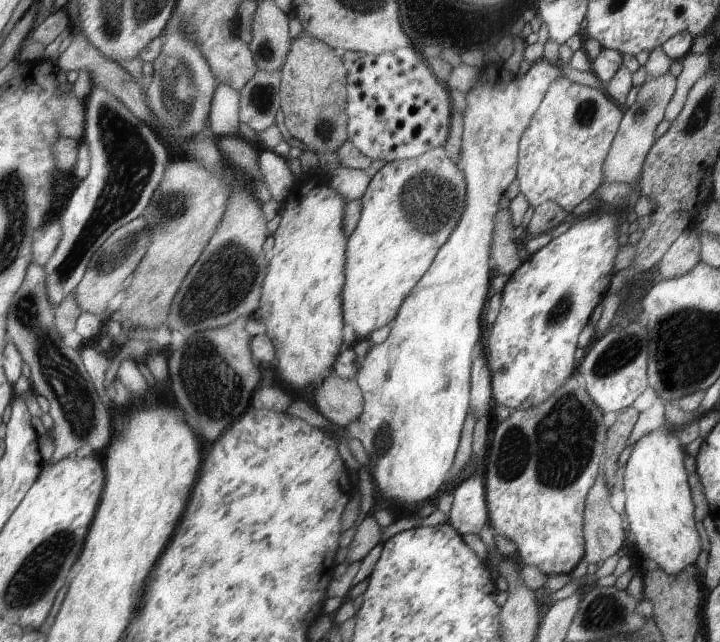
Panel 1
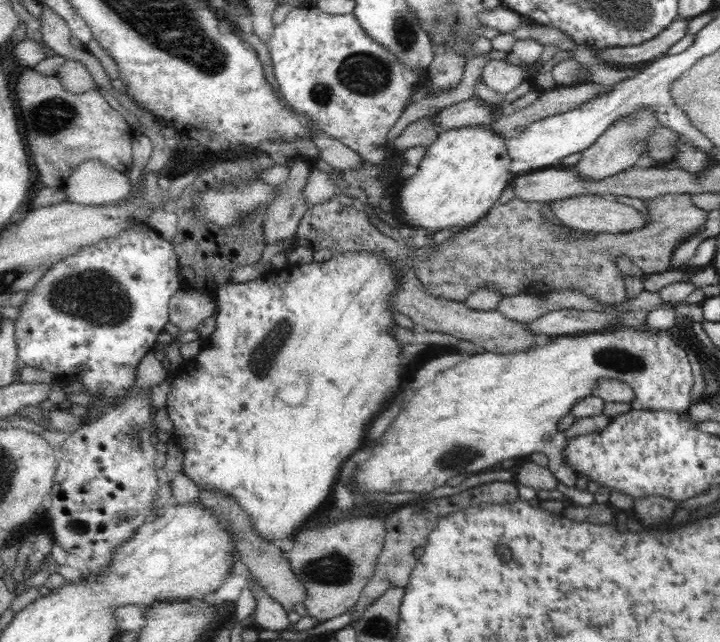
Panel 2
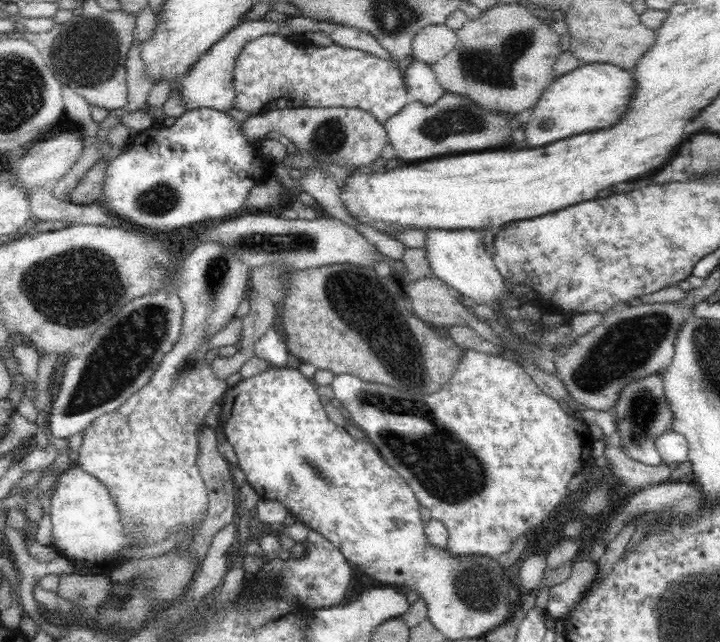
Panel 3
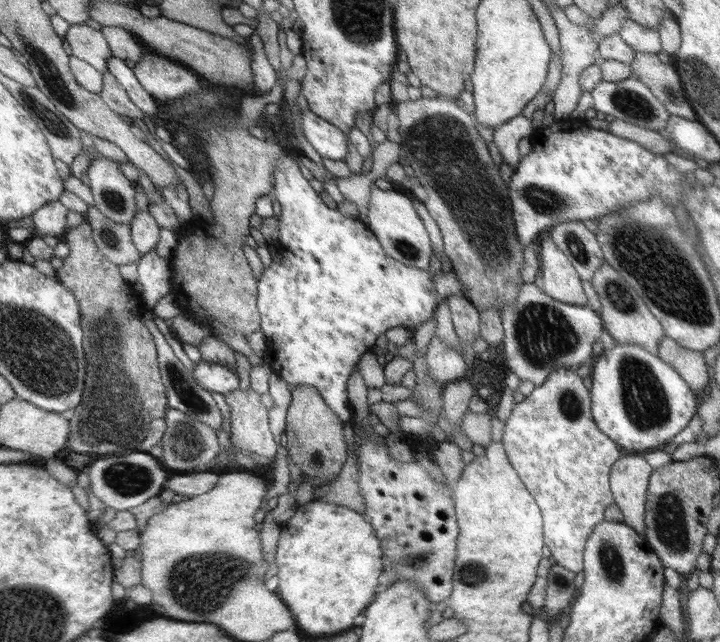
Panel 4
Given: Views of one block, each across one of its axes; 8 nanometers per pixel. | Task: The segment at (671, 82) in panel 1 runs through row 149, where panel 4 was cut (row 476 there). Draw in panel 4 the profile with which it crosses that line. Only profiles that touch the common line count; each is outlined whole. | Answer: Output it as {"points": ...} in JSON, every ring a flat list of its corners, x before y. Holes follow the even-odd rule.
{"points":[[623,455,612,465,610,483,612,497,615,499,613,504,621,511,622,521,625,525,632,527,637,534,643,534,644,525,644,502,647,490,647,480,652,468,647,465,642,456]]}

